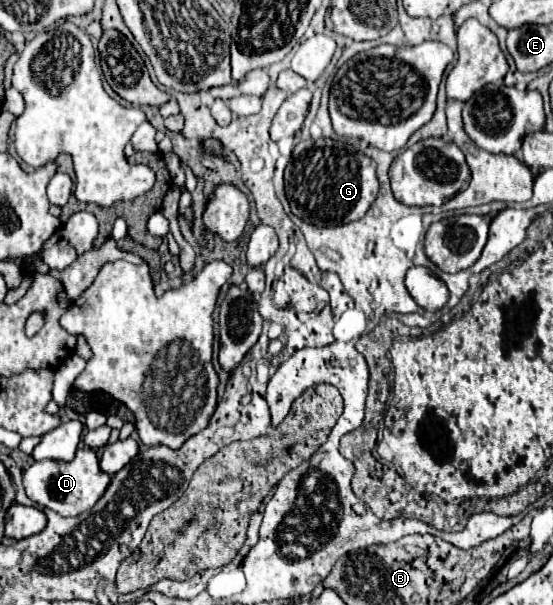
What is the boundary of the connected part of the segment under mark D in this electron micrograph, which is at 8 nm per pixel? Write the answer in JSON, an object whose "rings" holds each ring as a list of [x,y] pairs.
{"rings":[[[90,447],[78,449],[74,461],[36,461],[28,469],[22,471],[22,481],[26,487],[26,495],[52,511],[56,511],[62,517],[74,517],[80,515],[82,511],[88,511],[96,505],[96,501],[104,495],[110,477],[98,467],[98,457],[96,451]]]}

